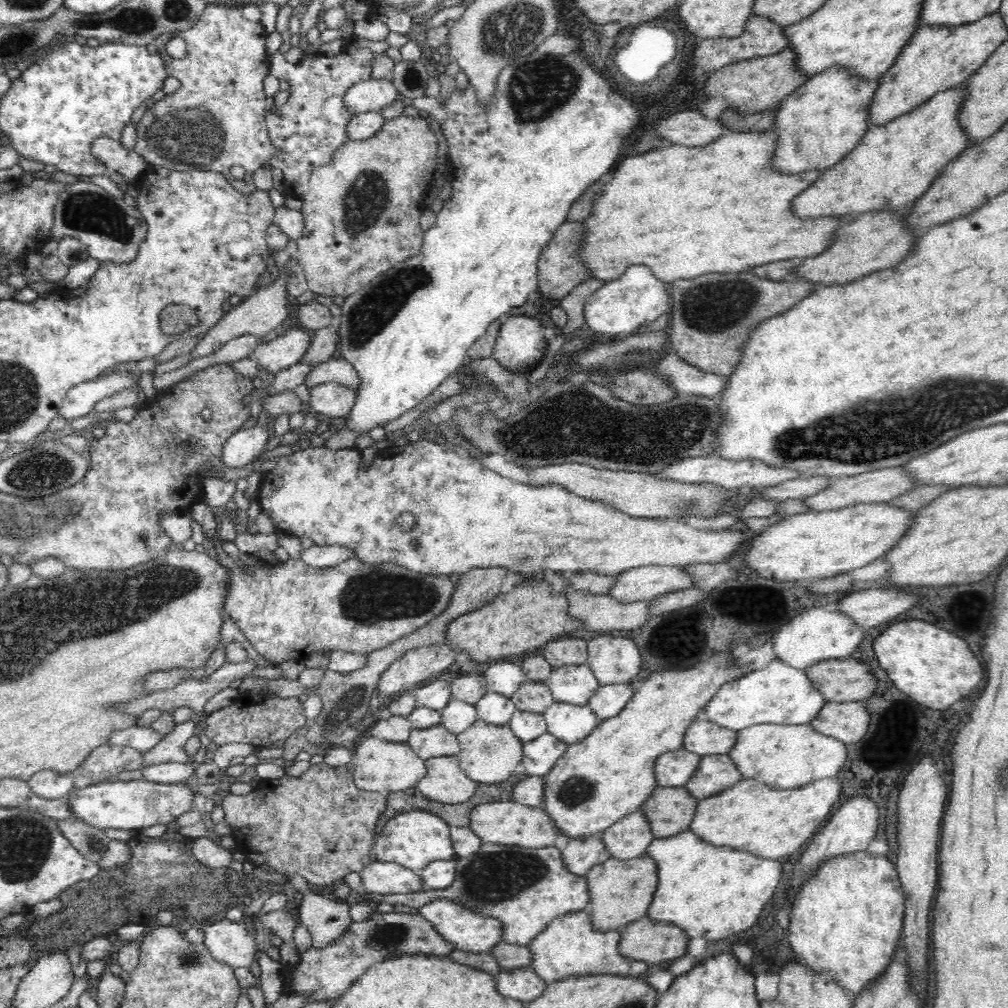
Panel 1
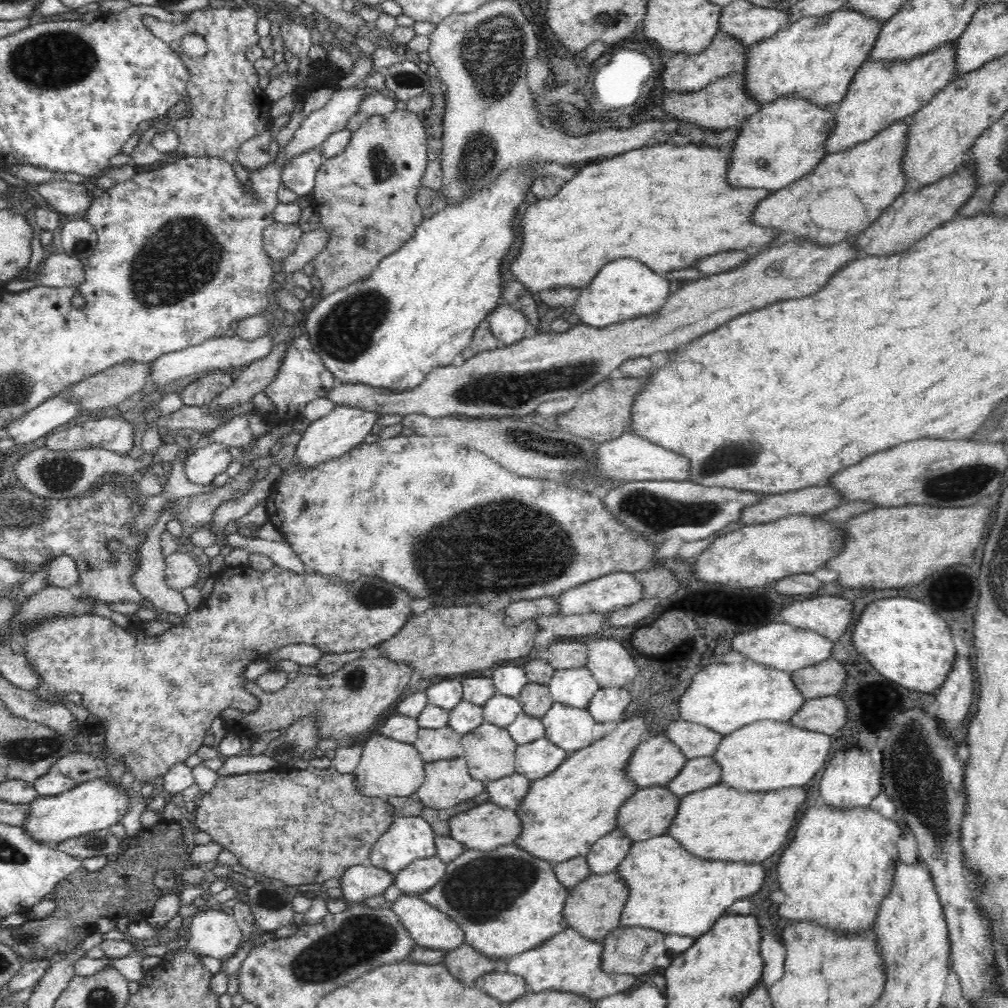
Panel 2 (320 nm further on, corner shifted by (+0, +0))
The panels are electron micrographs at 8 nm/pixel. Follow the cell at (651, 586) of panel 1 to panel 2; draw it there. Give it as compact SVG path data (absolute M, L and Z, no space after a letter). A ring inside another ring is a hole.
M628 572L611 573L558 596L558 615L610 613L640 601L642 584Z

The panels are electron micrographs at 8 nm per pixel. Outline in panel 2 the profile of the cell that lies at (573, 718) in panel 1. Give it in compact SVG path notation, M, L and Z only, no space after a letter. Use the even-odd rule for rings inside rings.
M554 701L541 720L550 742L571 753L590 746L600 738L593 730L598 722L594 721L587 709L566 706Z

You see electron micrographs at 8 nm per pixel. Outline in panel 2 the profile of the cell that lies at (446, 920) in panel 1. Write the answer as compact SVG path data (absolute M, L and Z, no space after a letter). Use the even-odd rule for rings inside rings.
M403 894L390 907L412 934L416 946L449 951L465 942L461 926L419 895Z

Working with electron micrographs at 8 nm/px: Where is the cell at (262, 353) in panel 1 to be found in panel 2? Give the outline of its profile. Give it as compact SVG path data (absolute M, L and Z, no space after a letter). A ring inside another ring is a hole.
M237 335L214 337L209 341L202 342L176 353L166 353L162 357L154 359L152 362L152 372L149 378L154 385L162 385L166 388L172 388L175 381L184 376L196 376L198 372L211 371L230 371L243 369L246 364L252 364L254 361L260 361L270 354L273 350L272 338L269 335L262 335L254 340L241 339Z

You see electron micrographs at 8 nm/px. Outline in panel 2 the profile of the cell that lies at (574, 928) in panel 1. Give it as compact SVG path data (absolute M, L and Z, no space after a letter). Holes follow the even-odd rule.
M566 927L546 942L526 952L512 955L506 959L507 971L524 978L528 991L544 990L576 991L586 994L589 998L601 998L625 992L636 982L634 974L610 973L601 966L601 954L604 952L602 941L594 941L580 934L577 929Z

